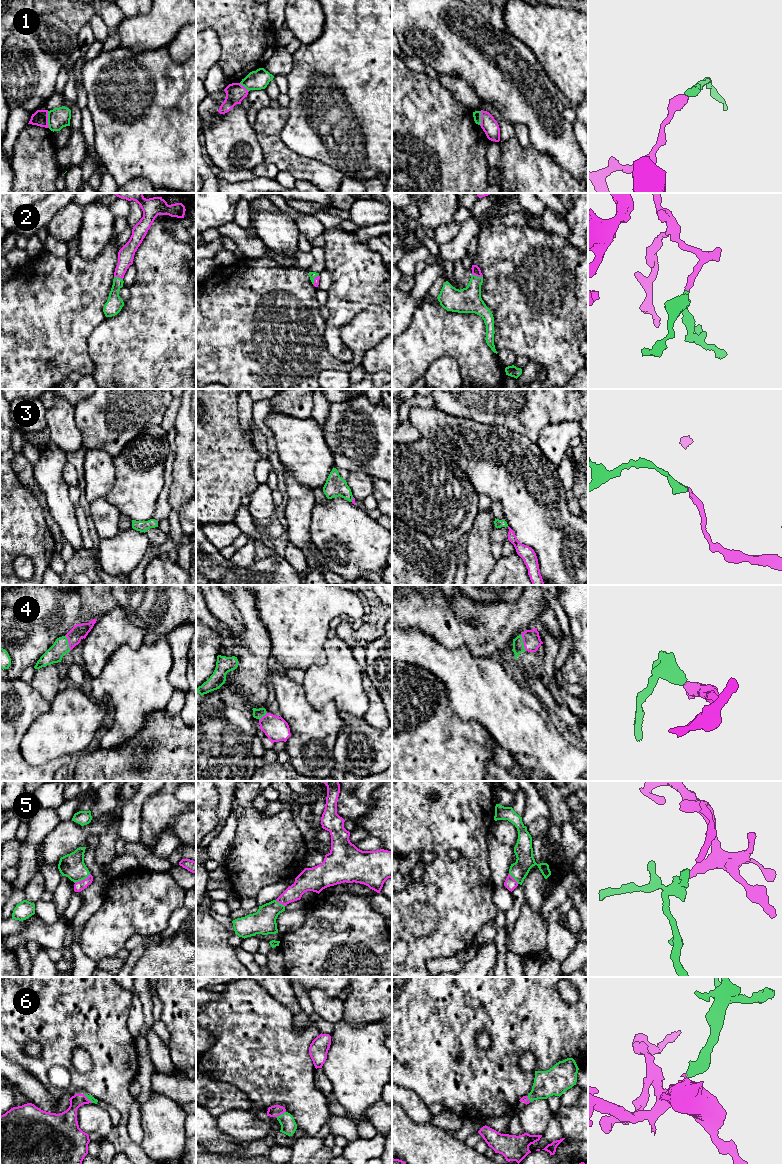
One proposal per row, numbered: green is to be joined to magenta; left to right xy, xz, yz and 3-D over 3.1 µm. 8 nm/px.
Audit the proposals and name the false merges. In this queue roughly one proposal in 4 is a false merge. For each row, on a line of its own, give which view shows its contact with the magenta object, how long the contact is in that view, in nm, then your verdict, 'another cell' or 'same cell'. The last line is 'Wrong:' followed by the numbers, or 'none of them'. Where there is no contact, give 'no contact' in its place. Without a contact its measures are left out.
1: meets magenta in xy; contact 140 nm long; another cell
2: meets magenta in yz; contact 90 nm long; same cell
3: meets magenta in xz; contact 40 nm long; same cell
4: meets magenta in yz; contact 140 nm long; same cell
5: meets magenta in xy; contact 150 nm long; same cell
6: meets magenta in xy; contact 100 nm long; same cell
Wrong: 1

